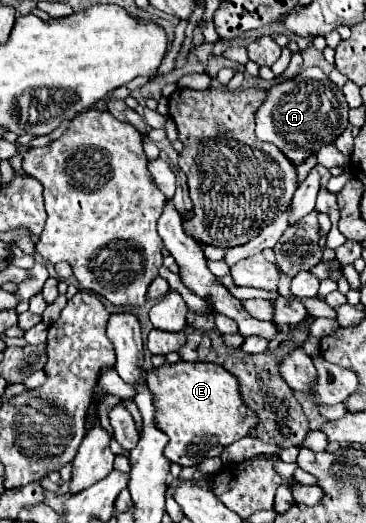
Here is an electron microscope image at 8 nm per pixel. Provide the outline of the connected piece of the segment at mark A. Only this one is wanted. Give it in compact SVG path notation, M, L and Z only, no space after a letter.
M306 68L296 78L266 90L266 100L256 112L256 136L276 144L294 166L300 166L322 146L336 142L350 124L348 110L344 92L320 68Z

